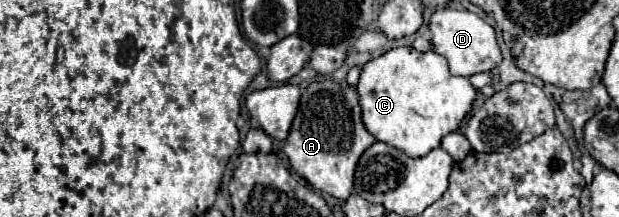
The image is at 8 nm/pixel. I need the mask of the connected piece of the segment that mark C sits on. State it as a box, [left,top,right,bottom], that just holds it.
[357,47,477,157]

